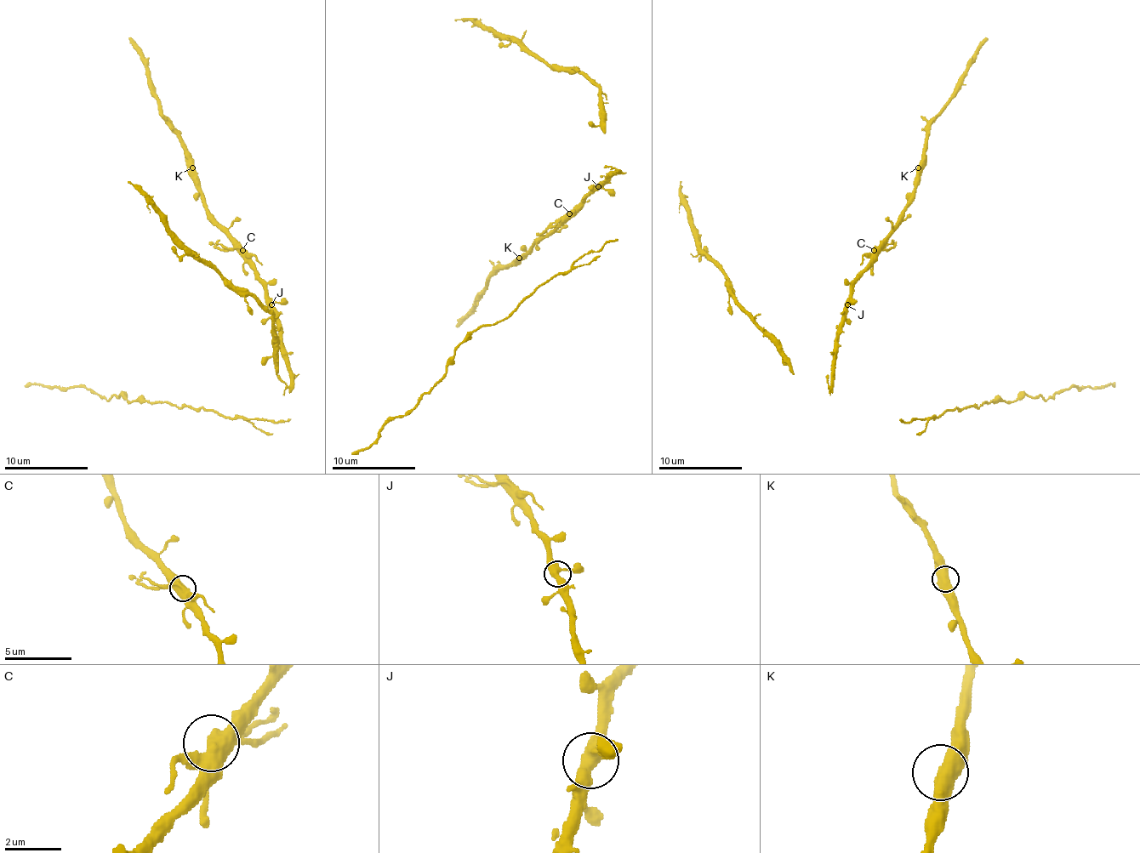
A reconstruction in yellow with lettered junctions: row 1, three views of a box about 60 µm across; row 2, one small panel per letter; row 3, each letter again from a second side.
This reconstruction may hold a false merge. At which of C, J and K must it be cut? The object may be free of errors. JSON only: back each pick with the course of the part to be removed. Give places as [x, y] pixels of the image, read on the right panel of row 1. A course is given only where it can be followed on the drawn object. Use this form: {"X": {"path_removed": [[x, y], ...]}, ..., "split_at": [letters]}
{"C": {"path_removed": [[874, 251], [895, 242]]}, "split_at": ["C"]}

